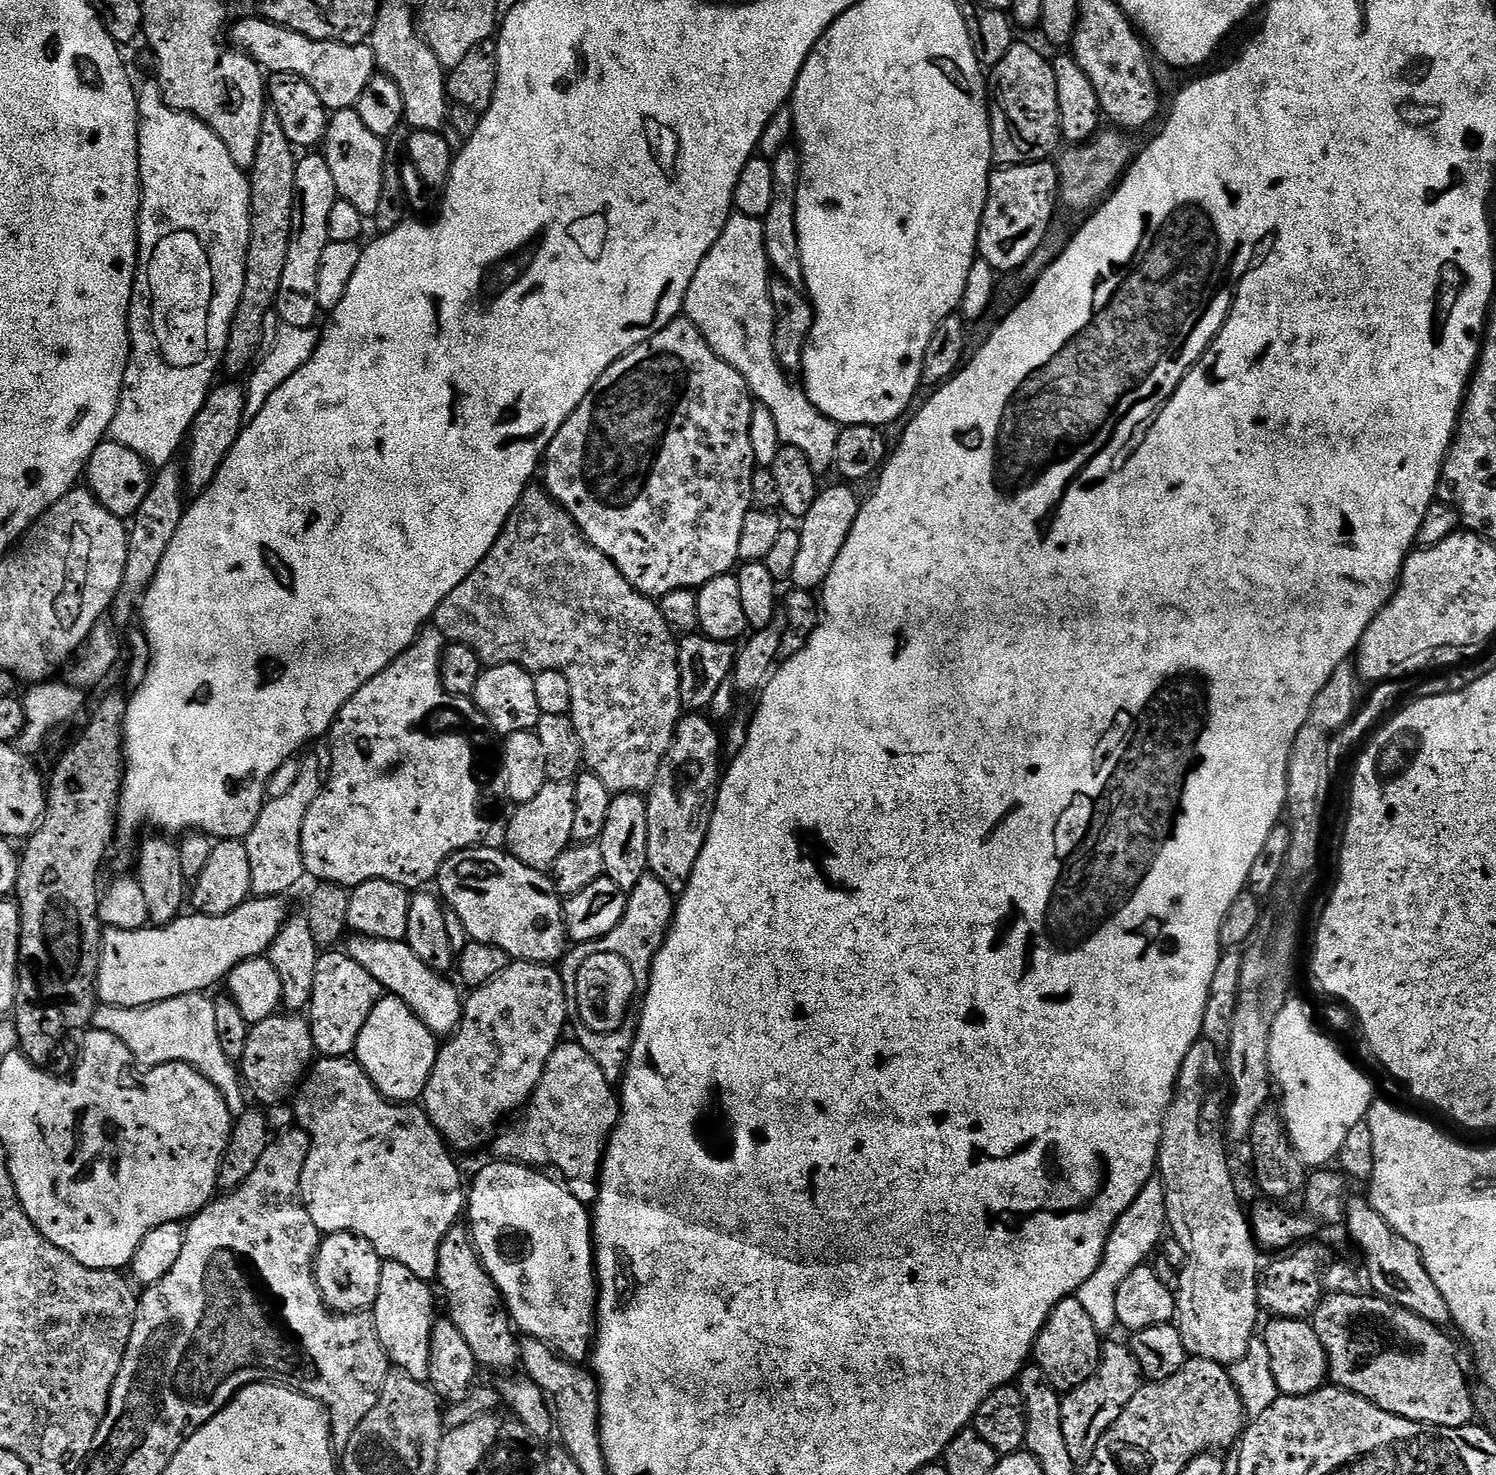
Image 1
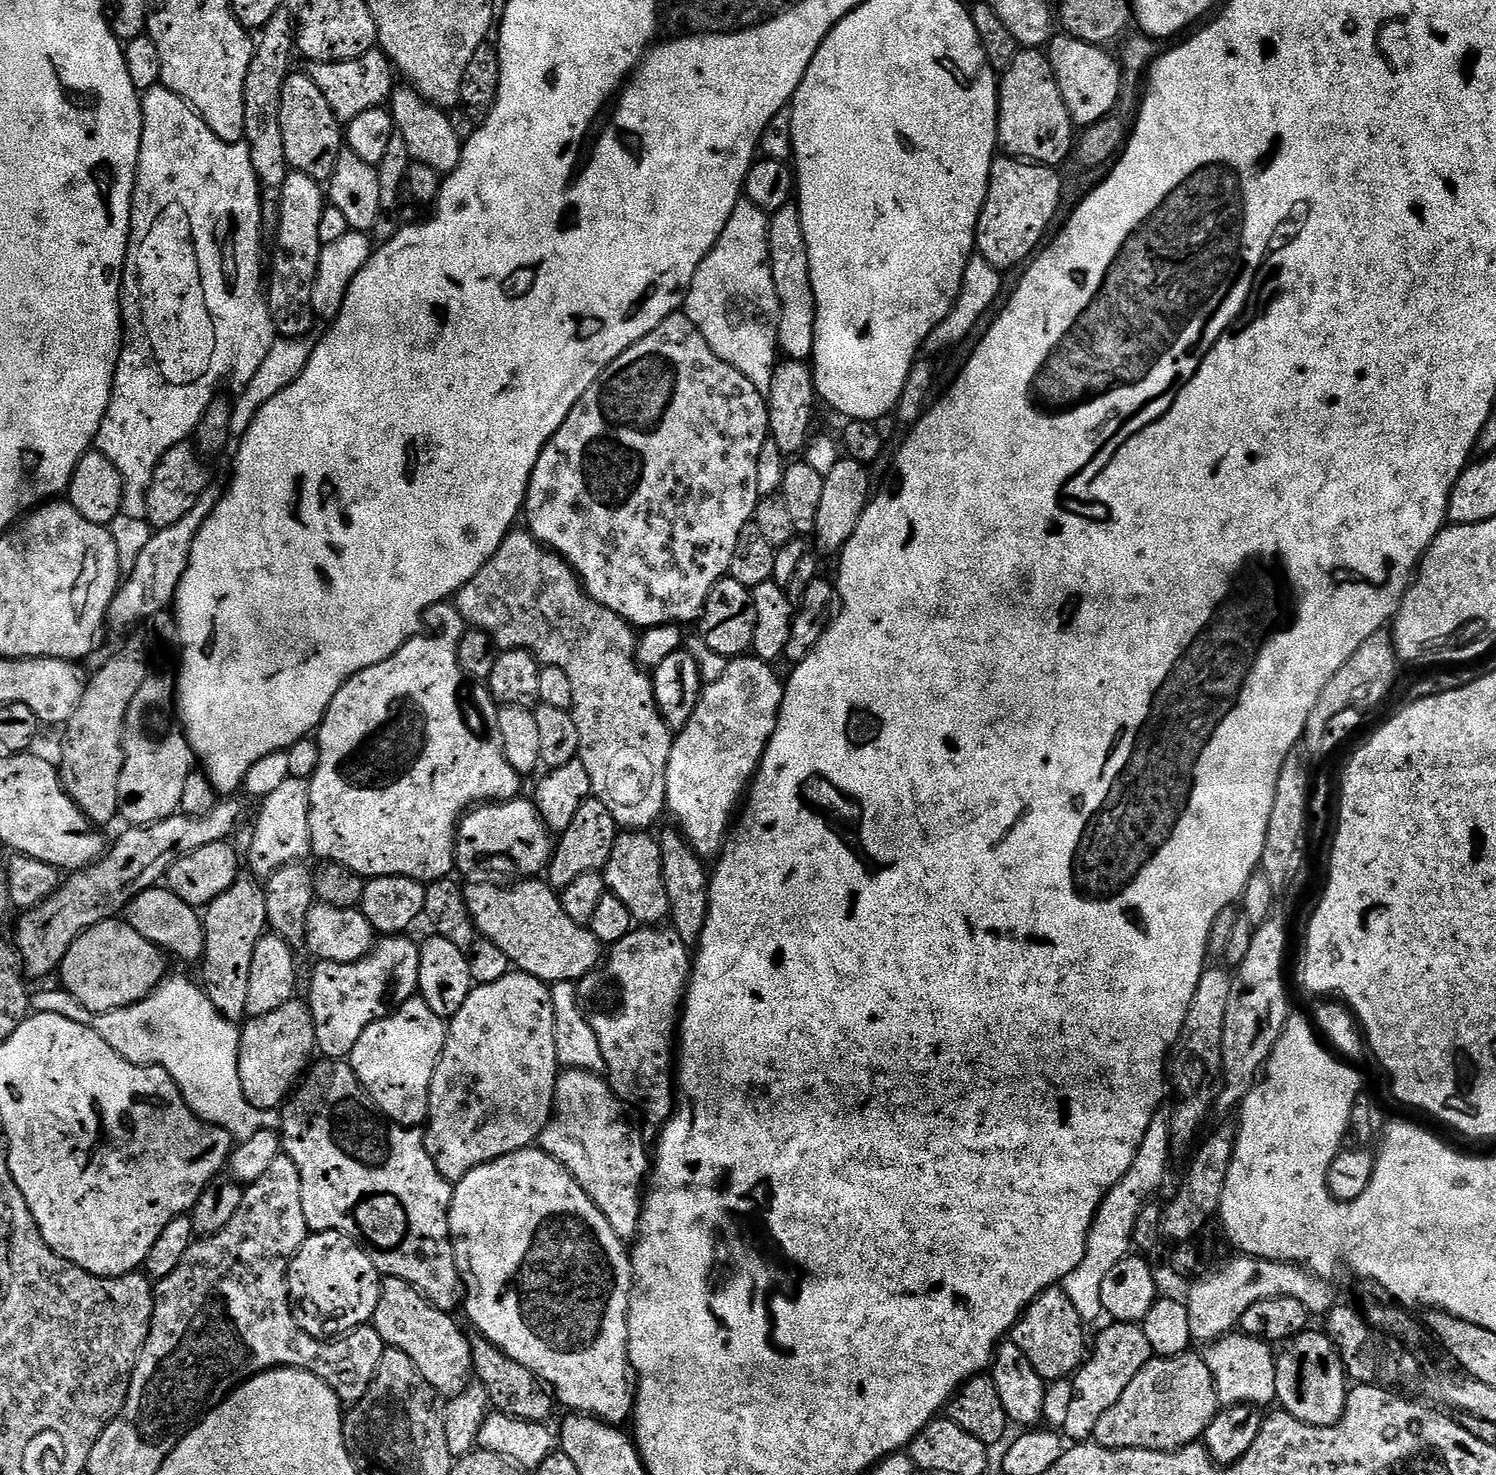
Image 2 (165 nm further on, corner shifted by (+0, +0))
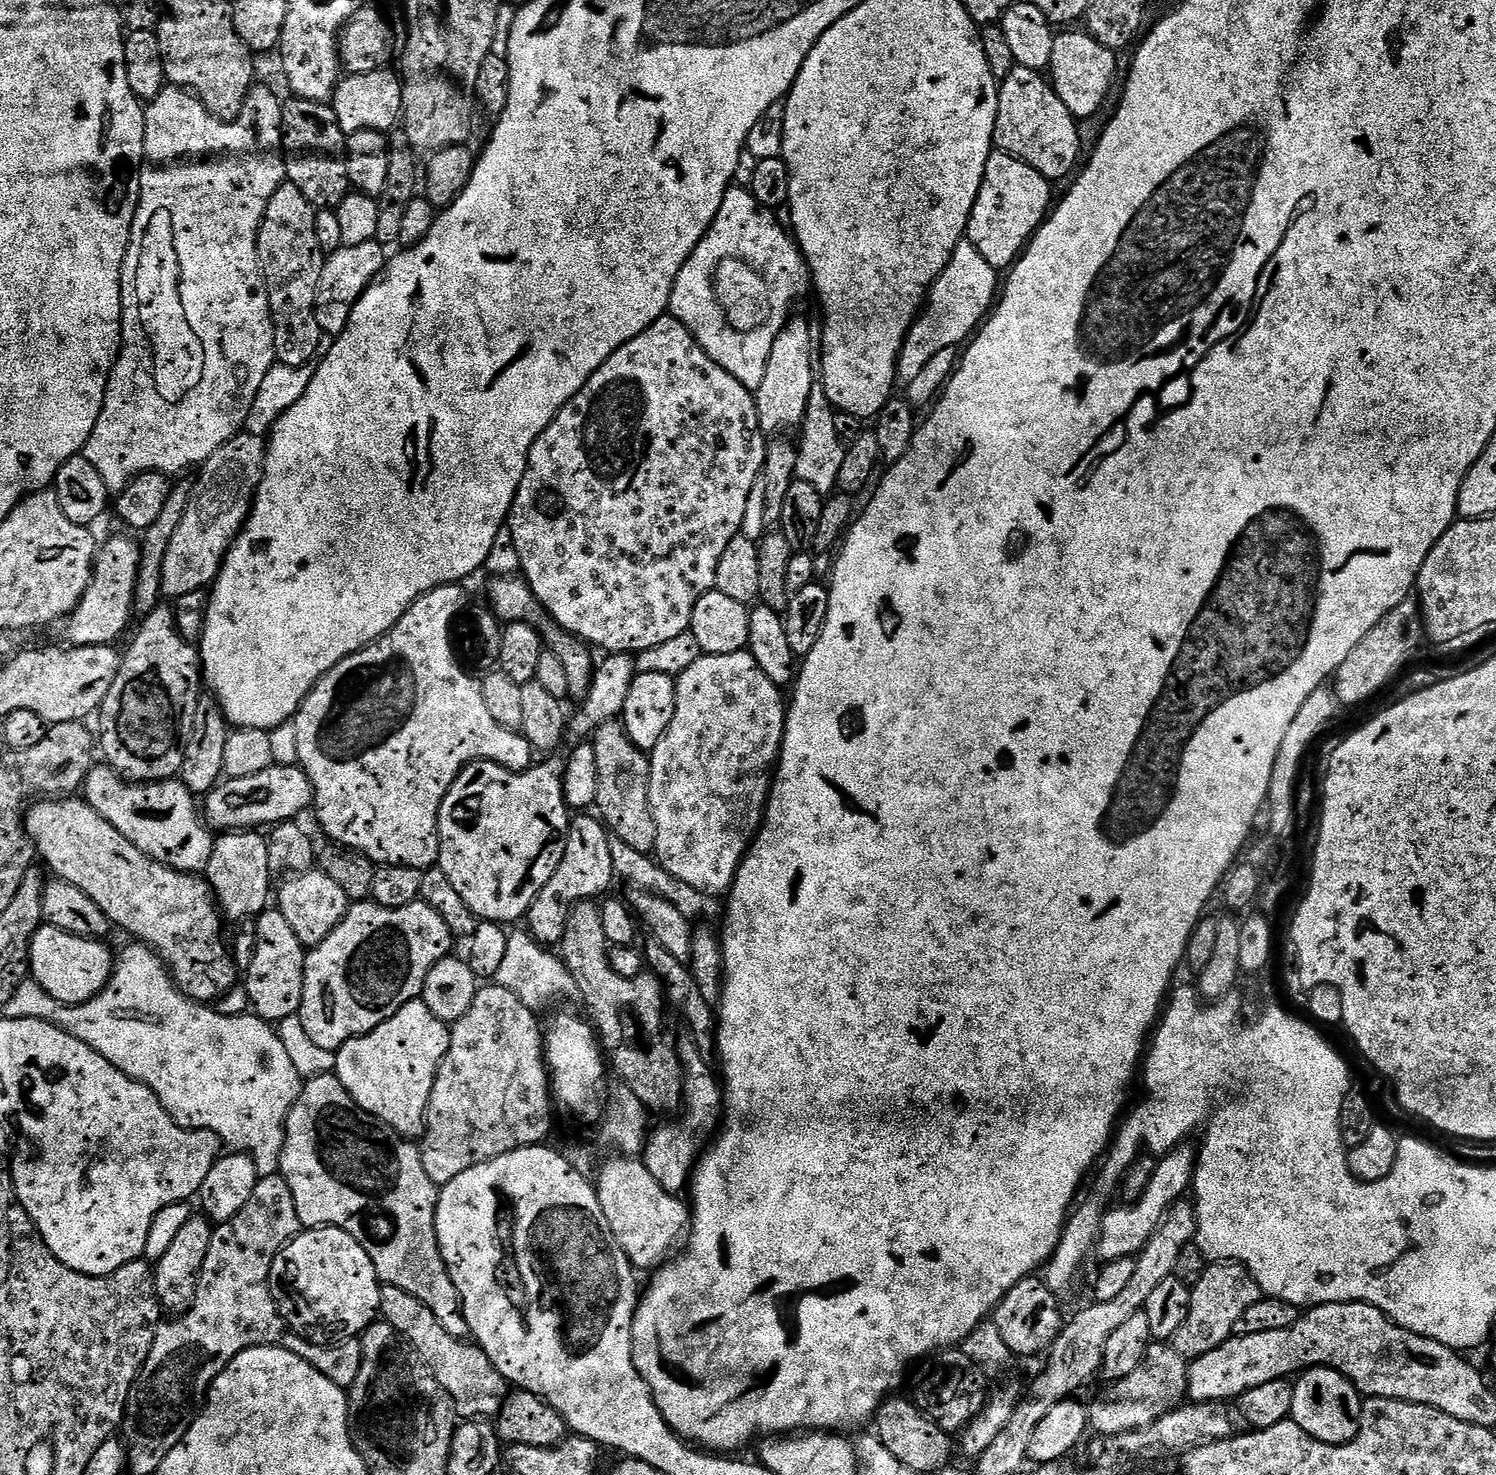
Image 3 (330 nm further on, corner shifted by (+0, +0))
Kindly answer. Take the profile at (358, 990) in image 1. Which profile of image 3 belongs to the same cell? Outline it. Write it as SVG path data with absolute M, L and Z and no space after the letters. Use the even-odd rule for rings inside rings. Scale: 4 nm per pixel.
M371 899L353 903L347 914L344 915L342 922L338 926L334 926L332 933L304 957L304 990L302 992L302 1006L298 1015L306 1034L310 1034L311 1040L317 1046L322 1046L322 1050L336 1052L354 1037L365 1036L367 1032L374 1031L378 1026L382 1026L382 1022L394 1018L394 1014L398 1014L398 1010L402 1010L402 1006L406 1006L406 1002L423 997L428 975L438 962L449 959L451 952L448 951L451 950L452 943L454 943L452 931L450 926L446 926L446 922L442 922L442 914L438 914L438 910L434 910L421 899L416 900L410 906L402 906L401 908L387 908Z

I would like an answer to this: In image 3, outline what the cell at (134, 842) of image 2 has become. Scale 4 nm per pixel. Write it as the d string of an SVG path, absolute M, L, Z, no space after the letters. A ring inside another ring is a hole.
M273 763L262 774L250 778L225 779L207 793L202 800L202 815L209 828L217 833L237 830L264 830L269 826L295 821L314 804L312 783L304 769L292 764Z

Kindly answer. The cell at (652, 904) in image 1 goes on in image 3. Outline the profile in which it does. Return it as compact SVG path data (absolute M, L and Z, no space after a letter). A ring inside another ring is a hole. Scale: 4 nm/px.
M681 1039L678 1047L680 1063L686 1073L683 1099L686 1111L679 1118L669 1119L672 1121L661 1128L653 1127L649 1131L642 1153L646 1170L650 1170L650 1175L658 1181L658 1186L662 1186L662 1190L672 1196L680 1196L689 1191L696 1165L700 1163L701 1156L709 1147L710 1138L717 1135L722 1124L722 1084L717 1077L716 1080L712 1077L713 1065L703 1060L693 1039ZM680 1118L681 1120L676 1120Z

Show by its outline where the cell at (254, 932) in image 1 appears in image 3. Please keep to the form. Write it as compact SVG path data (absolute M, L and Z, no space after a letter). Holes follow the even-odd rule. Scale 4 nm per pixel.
M42 926L34 934L30 946L31 979L46 990L58 1002L63 1004L86 1004L112 979L114 971L114 952L107 948L107 943L99 940L88 940L84 936L75 936L63 932L61 928Z

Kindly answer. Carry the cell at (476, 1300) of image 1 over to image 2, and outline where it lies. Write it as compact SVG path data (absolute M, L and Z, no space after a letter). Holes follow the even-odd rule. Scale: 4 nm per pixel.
M479 1334L473 1335L471 1342L472 1370L475 1379L482 1386L486 1386L495 1411L504 1412L514 1418L522 1418L526 1422L542 1424L551 1421L552 1404L554 1405L553 1393L537 1380L535 1374L526 1370L526 1366L520 1366L518 1362L514 1362L514 1358L507 1356L486 1337Z

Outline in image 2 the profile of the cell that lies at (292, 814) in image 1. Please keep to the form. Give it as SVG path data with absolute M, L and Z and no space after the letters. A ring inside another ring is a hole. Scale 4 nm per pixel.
M288 777L273 794L263 799L254 834L250 842L246 864L257 879L266 880L282 866L299 863L311 857L312 843L309 834L309 786L304 777Z

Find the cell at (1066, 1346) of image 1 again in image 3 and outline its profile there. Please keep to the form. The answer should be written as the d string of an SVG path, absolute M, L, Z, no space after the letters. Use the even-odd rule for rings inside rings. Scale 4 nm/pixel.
M1036 1279L1018 1282L1018 1286L1014 1286L1004 1295L1004 1301L997 1306L994 1313L994 1322L1002 1339L1017 1357L1047 1353L1052 1343L1060 1337L1060 1331L1066 1323L1066 1316L1060 1313L1060 1304L1056 1301L1057 1293L1043 1279Z

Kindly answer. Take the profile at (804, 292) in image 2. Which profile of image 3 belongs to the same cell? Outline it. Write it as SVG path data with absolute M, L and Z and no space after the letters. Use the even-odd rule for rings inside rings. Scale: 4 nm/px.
M791 319L778 334L766 378L762 386L754 389L758 418L765 433L784 434L787 428L796 428L805 423L812 406L812 397L818 388L818 369L822 364L822 328L812 320Z

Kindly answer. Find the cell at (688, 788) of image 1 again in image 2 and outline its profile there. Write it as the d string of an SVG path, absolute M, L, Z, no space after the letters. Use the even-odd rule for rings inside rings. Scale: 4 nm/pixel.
M671 831L659 837L670 924L675 928L678 938L682 938L682 942L696 946L699 945L700 935L706 926L706 914L710 906L710 872L709 869L704 869L705 861L689 846L683 835L679 831Z

